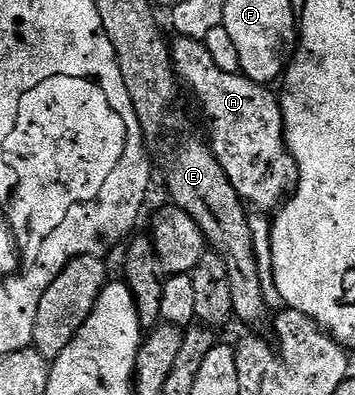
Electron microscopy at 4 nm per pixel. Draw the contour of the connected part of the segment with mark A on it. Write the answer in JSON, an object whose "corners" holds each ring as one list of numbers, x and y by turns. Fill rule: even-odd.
{"corners":[[177,36,171,51,178,81,193,91,202,114,213,120,207,140,231,186,254,209,266,214,280,209,299,182,299,166,285,145,280,99,266,85,251,82,240,72,219,70,202,41]]}

